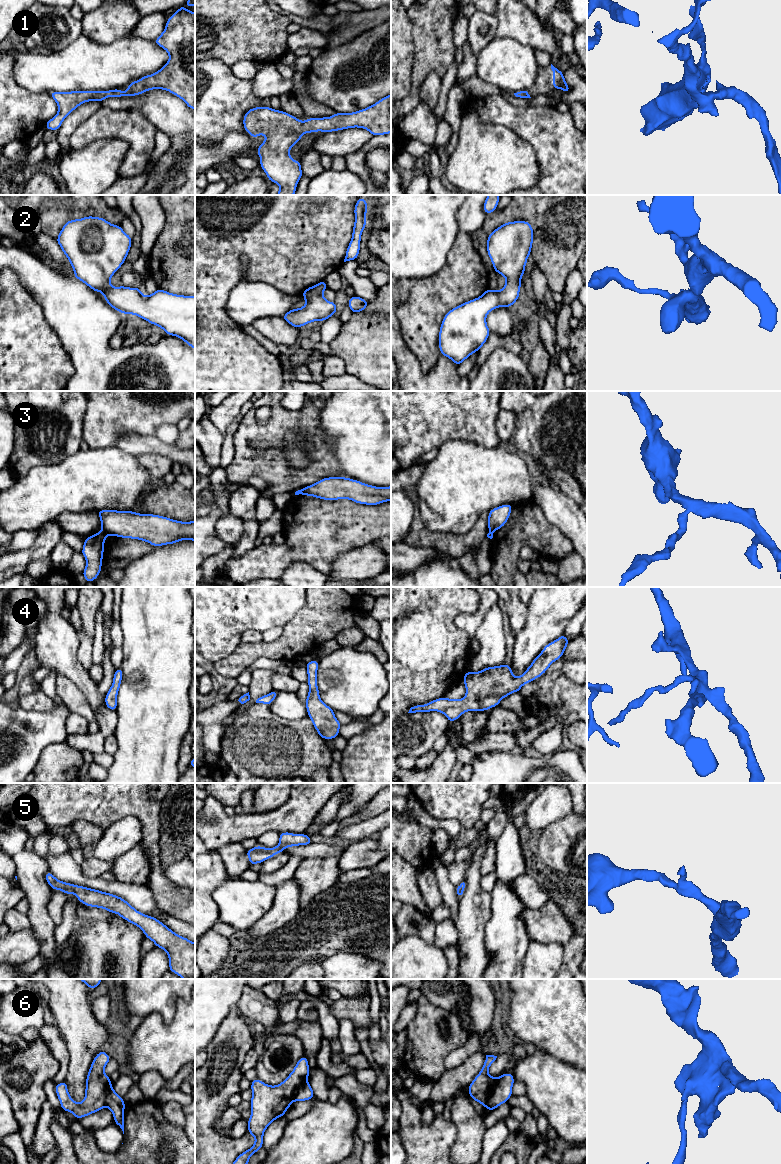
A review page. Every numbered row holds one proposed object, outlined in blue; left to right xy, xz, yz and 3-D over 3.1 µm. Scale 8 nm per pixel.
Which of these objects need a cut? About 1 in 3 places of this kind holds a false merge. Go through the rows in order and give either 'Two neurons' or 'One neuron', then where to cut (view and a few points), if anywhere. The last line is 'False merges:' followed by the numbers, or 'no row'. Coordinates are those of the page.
1: One neuron. No split
2: One neuron. No split
3: Two neurons. Split along xy (103, 530), (107, 534)
4: One neuron. No split
5: One neuron. No split
6: Two neurons. Split along yz (496, 1079), (487, 1109)
False merges: 3, 6

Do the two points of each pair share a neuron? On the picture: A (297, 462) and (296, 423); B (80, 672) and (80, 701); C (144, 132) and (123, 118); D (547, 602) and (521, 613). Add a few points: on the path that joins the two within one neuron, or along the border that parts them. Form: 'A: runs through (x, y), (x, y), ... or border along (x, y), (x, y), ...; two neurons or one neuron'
A: border along (275, 442), (287, 430), (298, 430), (311, 444); two neurons
B: border along (62, 674), (67, 676), (83, 693), (91, 710); two neurons
C: runs through (139, 132), (128, 123); one neuron
D: border along (527, 605), (526, 622), (518, 633); two neurons

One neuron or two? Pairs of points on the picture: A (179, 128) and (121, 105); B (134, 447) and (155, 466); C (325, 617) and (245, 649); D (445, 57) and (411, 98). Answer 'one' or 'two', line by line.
A: one
B: two
C: one
D: one

